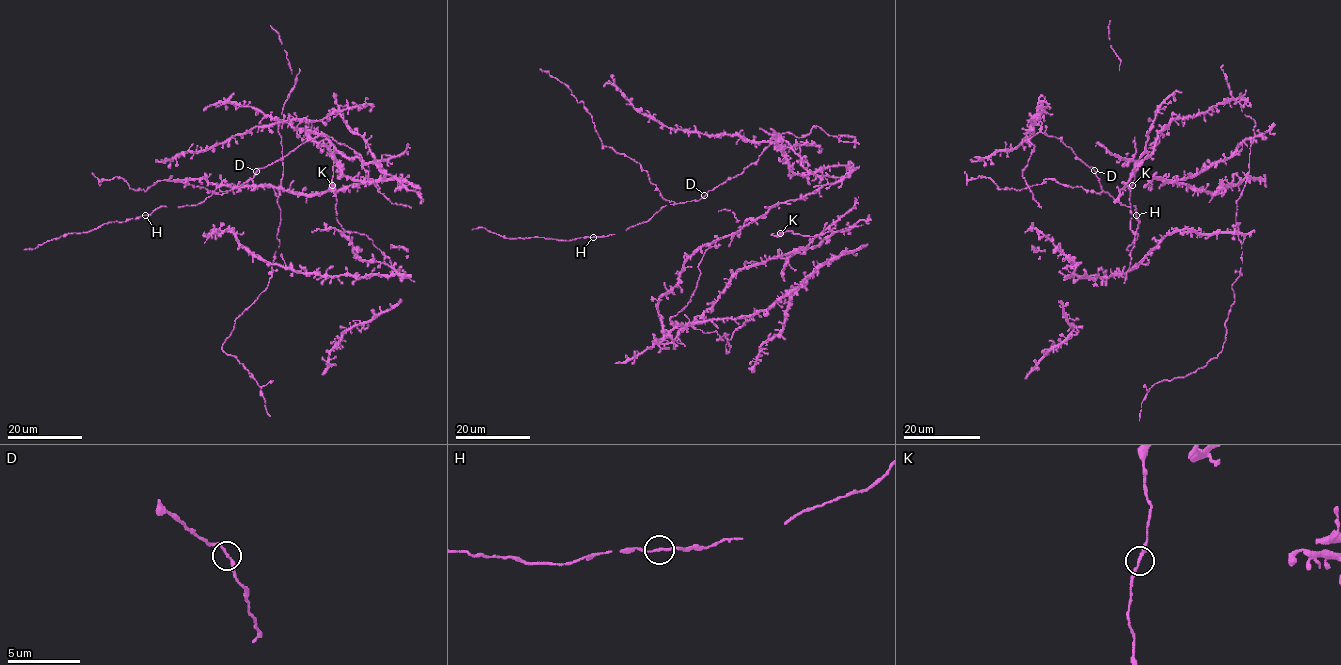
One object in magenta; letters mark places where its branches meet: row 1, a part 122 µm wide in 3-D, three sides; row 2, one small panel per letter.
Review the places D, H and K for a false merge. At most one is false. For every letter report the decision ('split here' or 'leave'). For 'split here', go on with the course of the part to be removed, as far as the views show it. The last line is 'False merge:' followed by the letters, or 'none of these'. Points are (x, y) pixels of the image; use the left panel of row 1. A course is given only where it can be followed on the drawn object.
D: leave
H: leave
K: leave
False merge: none of these

